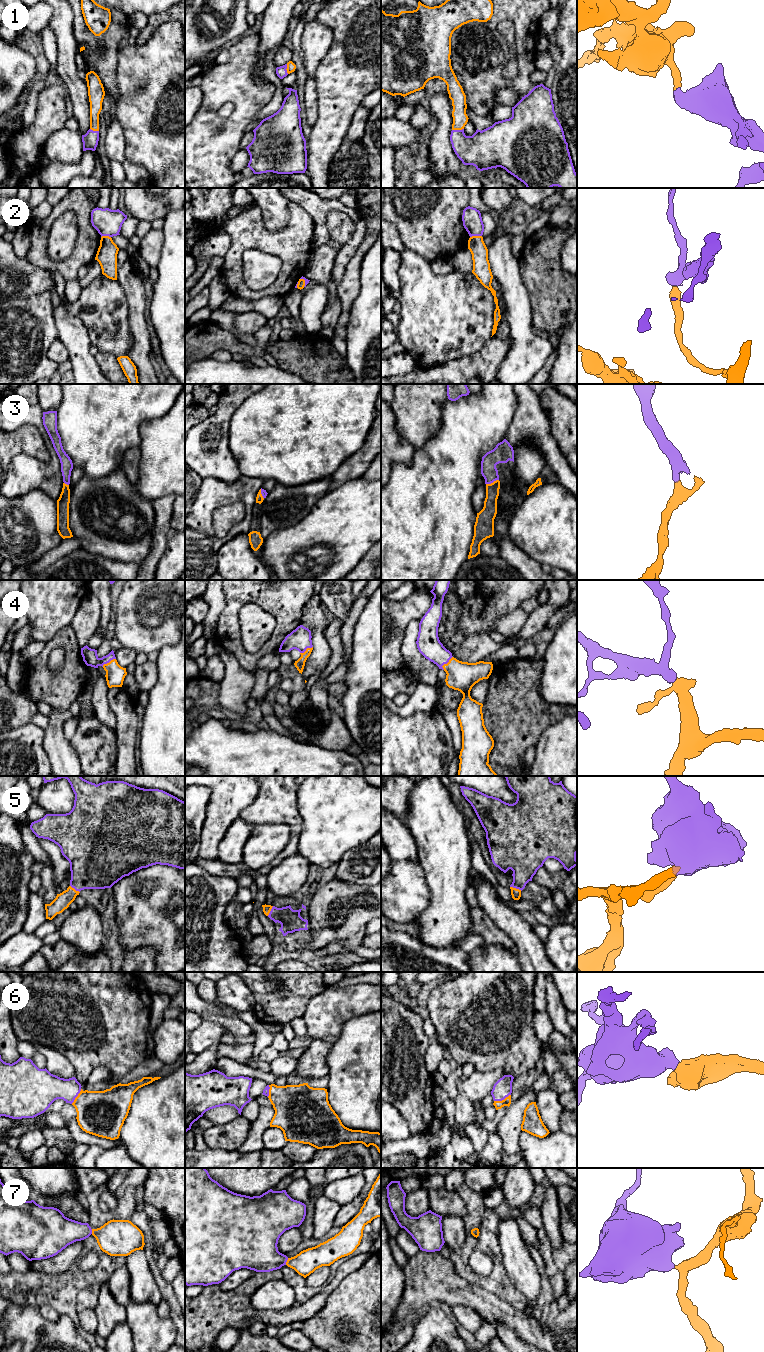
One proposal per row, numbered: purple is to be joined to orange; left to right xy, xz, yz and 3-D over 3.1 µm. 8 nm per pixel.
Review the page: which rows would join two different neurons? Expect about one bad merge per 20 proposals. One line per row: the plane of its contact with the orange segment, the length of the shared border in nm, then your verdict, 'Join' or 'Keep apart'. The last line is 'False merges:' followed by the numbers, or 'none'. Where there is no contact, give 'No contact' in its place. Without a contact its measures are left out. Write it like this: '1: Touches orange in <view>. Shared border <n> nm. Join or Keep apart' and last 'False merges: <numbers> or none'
1: Touches orange in yz. Shared border 100 nm. Join
2: Touches orange in yz. Shared border 100 nm. Keep apart
3: Touches orange in yz. Shared border 110 nm. Join
4: Touches orange in yz. Shared border 130 nm. Join
5: Touches orange in yz. Shared border 100 nm. Join
6: Touches orange in yz. Shared border 150 nm. Join
7: Touches orange in xz. Shared border 60 nm. Join
False merges: 2

